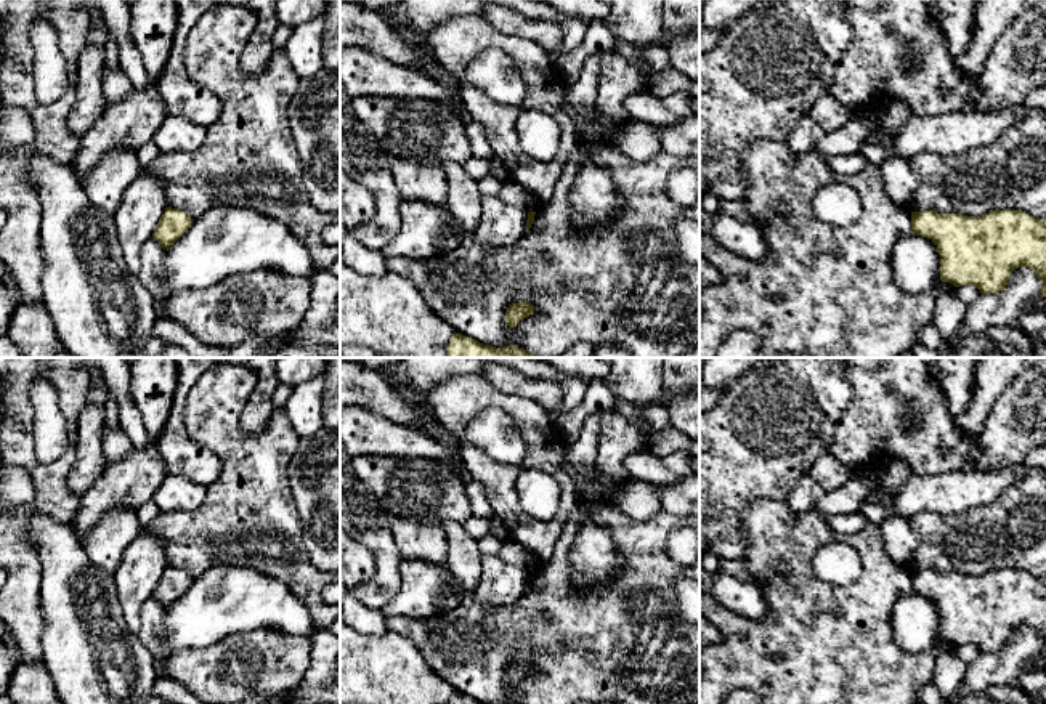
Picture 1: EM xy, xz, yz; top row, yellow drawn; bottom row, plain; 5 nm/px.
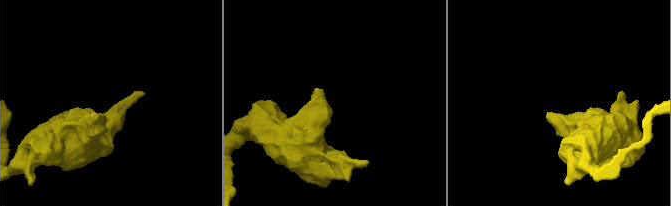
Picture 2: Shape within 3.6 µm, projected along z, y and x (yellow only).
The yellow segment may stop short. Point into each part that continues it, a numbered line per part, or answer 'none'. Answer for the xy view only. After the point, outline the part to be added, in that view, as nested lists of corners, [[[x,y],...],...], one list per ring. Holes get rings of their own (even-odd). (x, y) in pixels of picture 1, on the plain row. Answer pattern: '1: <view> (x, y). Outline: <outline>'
none

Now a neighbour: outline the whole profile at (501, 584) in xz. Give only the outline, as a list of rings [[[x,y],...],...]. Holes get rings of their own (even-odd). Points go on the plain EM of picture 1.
[[[499,555],[481,556],[481,576],[472,595],[484,606],[513,605],[526,590],[528,571],[505,563]]]

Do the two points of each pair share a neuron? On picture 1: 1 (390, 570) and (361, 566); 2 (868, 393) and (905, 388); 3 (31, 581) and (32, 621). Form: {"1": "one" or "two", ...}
{"1": "two", "2": "one", "3": "one"}

